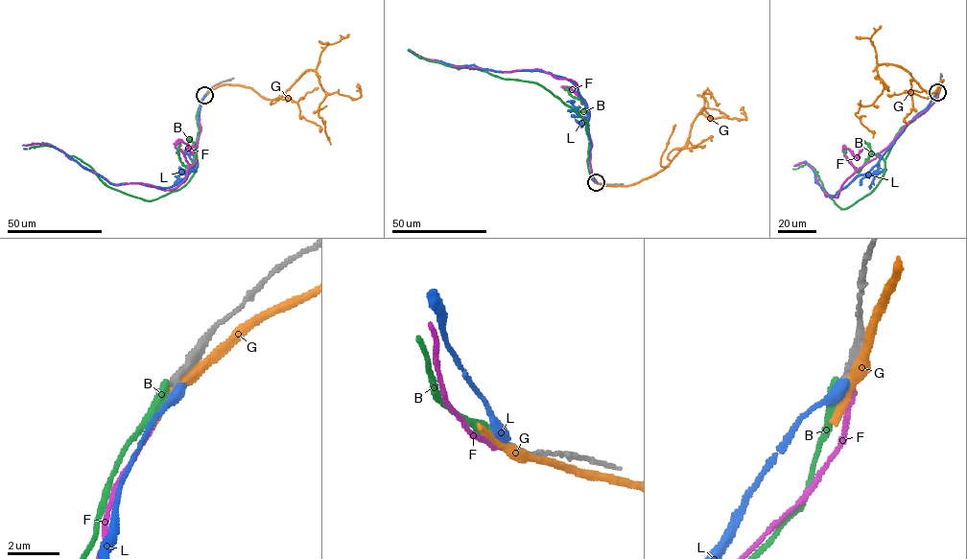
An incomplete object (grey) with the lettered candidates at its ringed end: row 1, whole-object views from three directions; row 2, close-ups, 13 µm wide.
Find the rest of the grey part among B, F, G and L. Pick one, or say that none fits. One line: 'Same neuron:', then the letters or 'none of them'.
Same neuron: none of them

